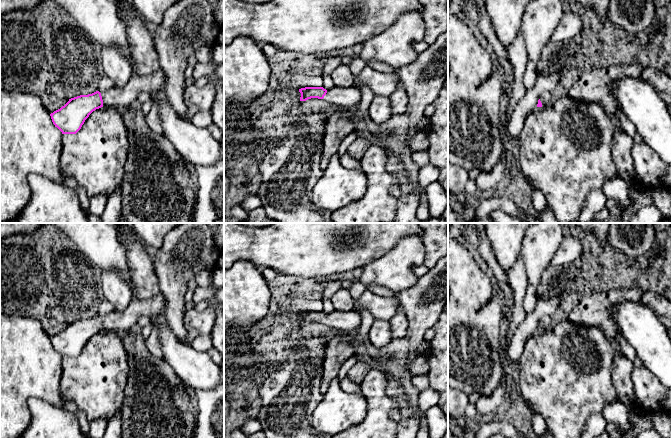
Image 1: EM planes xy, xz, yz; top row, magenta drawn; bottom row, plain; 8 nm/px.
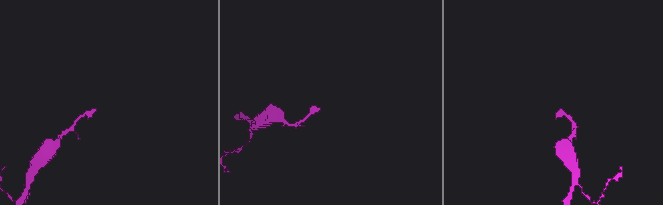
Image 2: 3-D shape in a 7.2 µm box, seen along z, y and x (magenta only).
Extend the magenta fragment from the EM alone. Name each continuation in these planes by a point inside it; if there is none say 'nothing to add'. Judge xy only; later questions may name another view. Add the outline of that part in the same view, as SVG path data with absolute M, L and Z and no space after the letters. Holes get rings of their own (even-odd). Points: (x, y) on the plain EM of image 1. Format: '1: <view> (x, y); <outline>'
1: xy (122, 321); M158 295L146 299L133 299L123 311L112 311L110 314L101 317L103 331L123 333L136 327L141 316L151 317L163 313L165 308L164 295Z

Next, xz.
1: xz (345, 322); M354 310L348 312L333 311L327 314L323 323L340 333L354 333L360 327L361 319L361 315Z

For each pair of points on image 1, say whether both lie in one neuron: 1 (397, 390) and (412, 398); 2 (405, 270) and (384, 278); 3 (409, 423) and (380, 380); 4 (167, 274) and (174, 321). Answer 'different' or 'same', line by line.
1: different
2: same
3: different
4: same

